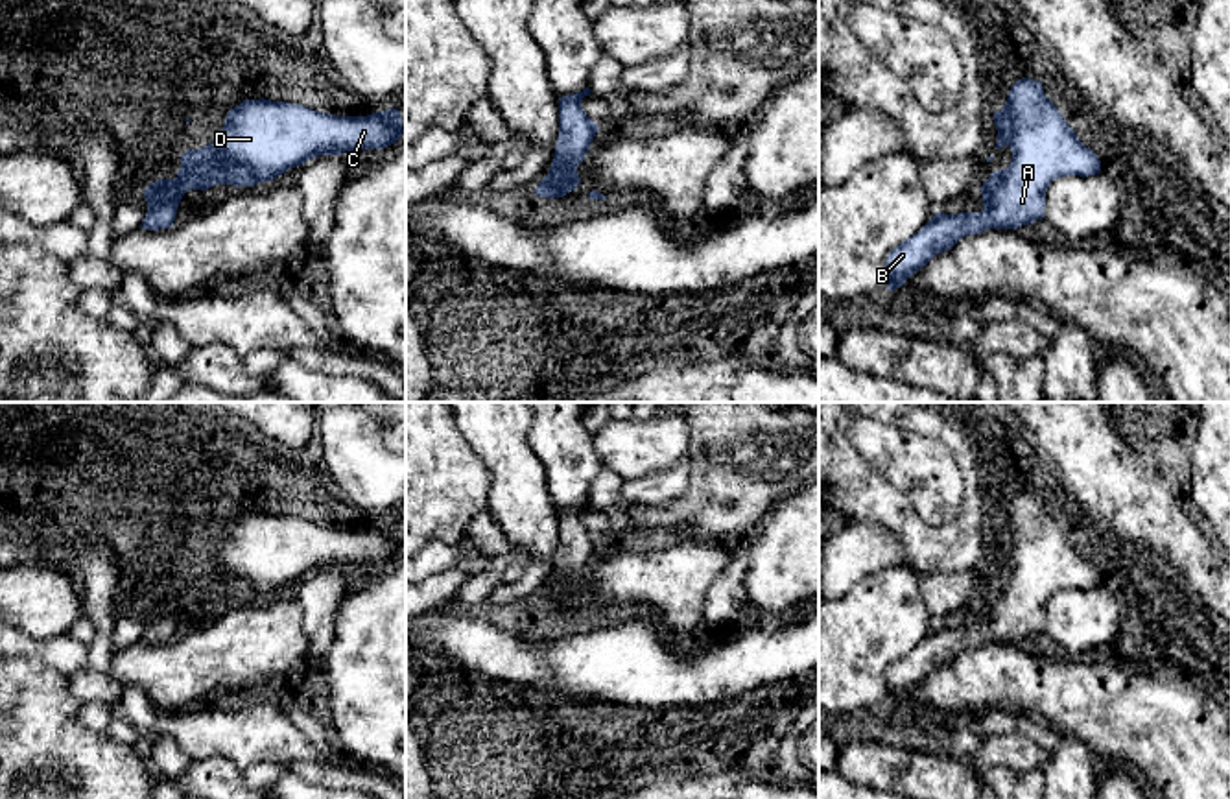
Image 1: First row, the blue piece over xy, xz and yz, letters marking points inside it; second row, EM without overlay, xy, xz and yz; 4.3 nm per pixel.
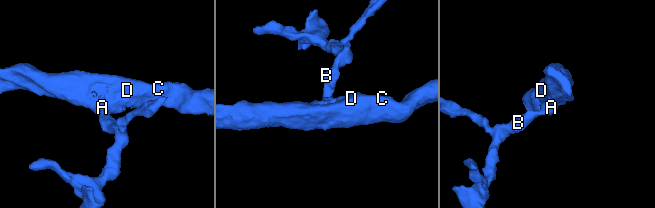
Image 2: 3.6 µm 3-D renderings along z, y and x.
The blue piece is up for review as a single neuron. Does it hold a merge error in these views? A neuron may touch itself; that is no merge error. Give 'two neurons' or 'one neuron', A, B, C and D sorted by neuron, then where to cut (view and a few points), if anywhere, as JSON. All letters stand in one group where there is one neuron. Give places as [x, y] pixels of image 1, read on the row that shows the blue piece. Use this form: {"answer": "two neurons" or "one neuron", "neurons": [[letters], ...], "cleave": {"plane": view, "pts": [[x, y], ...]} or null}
{"answer": "one neuron", "neurons": [["A", "B", "C", "D"]], "cleave": null}

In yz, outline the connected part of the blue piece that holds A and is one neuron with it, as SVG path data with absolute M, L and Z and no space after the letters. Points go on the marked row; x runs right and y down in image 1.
M1022 78L994 113L996 149L1009 146L1011 164L983 183L983 210L935 216L896 245L887 260L887 290L893 292L935 255L961 238L987 229L1018 229L1044 218L1047 186L1066 175L1095 175L1099 157L1086 148L1046 96L1040 81Z

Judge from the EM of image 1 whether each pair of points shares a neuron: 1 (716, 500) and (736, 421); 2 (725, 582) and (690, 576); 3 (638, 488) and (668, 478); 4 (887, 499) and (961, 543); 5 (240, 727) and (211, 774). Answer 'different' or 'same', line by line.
1: same
2: different
3: same
4: same
5: different

